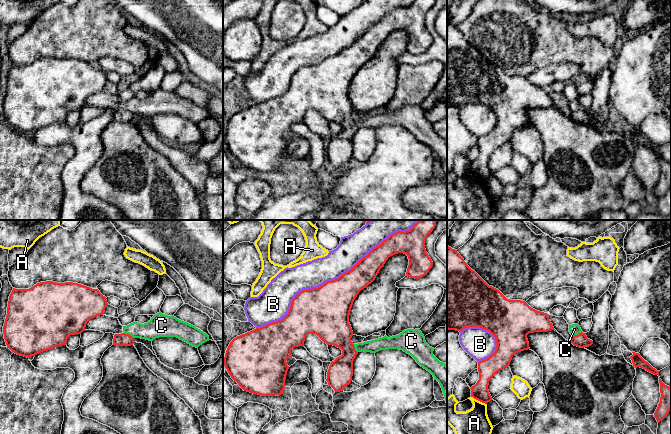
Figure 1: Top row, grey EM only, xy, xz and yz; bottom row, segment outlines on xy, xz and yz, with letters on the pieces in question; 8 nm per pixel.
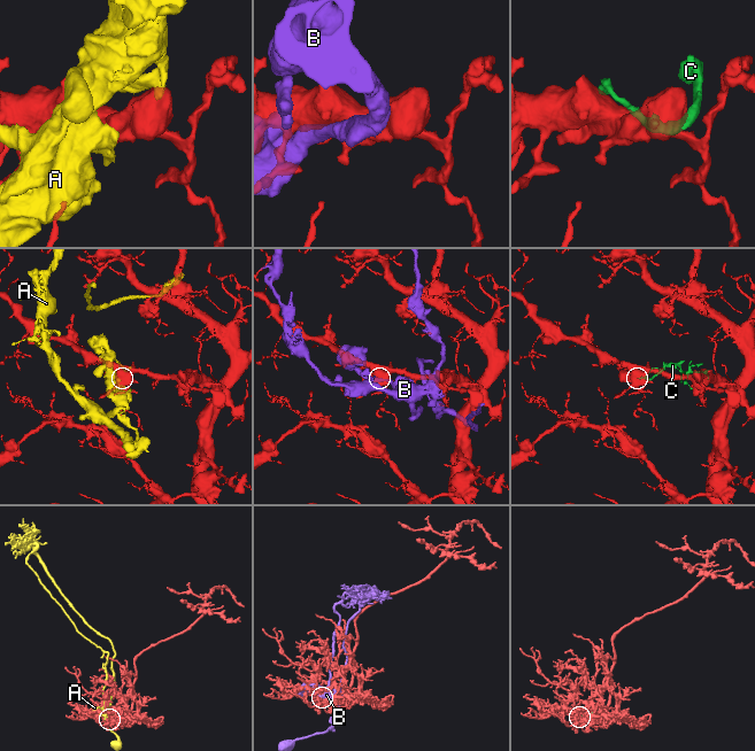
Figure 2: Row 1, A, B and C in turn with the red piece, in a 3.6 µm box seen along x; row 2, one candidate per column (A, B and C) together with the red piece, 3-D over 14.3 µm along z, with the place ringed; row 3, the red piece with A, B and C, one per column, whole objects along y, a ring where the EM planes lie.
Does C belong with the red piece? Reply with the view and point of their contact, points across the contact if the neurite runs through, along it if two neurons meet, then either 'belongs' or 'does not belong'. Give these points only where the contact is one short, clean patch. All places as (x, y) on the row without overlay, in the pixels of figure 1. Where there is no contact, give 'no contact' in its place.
contact yz (576, 111); border yz (581, 107), (571, 112); does not belong

